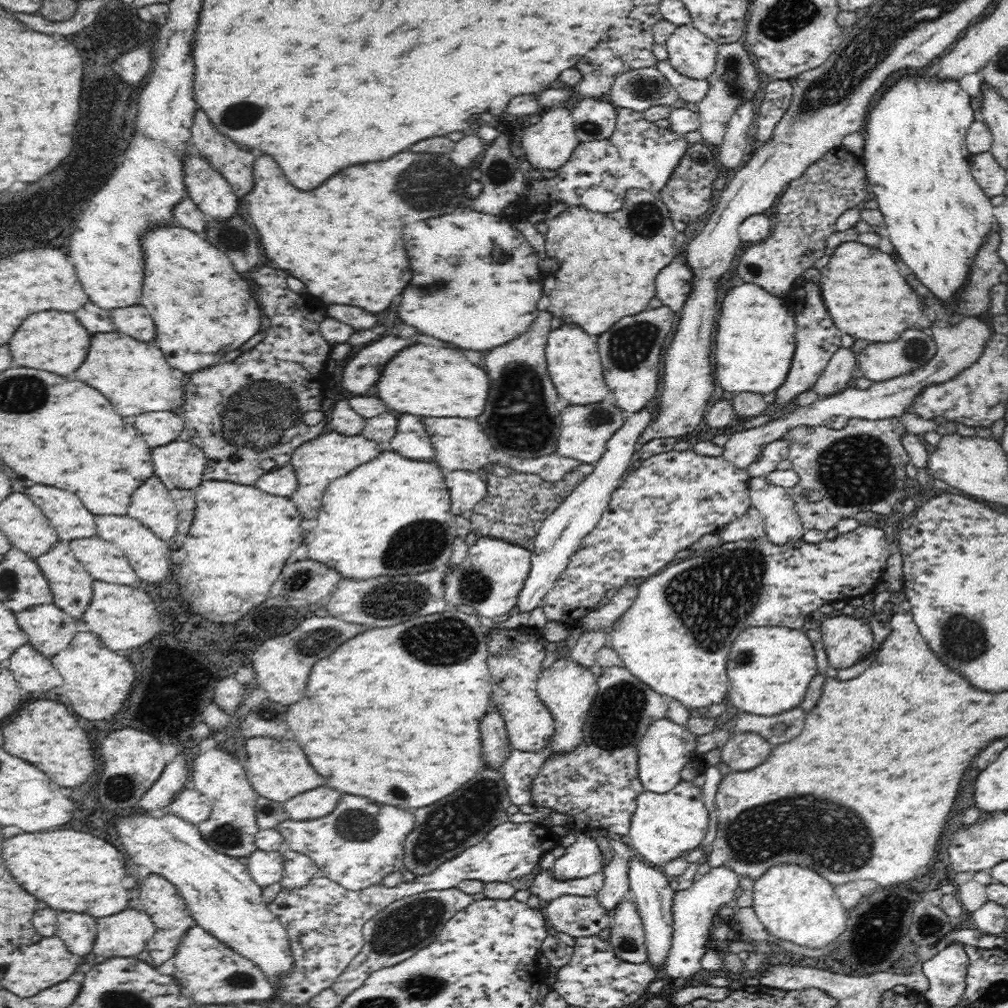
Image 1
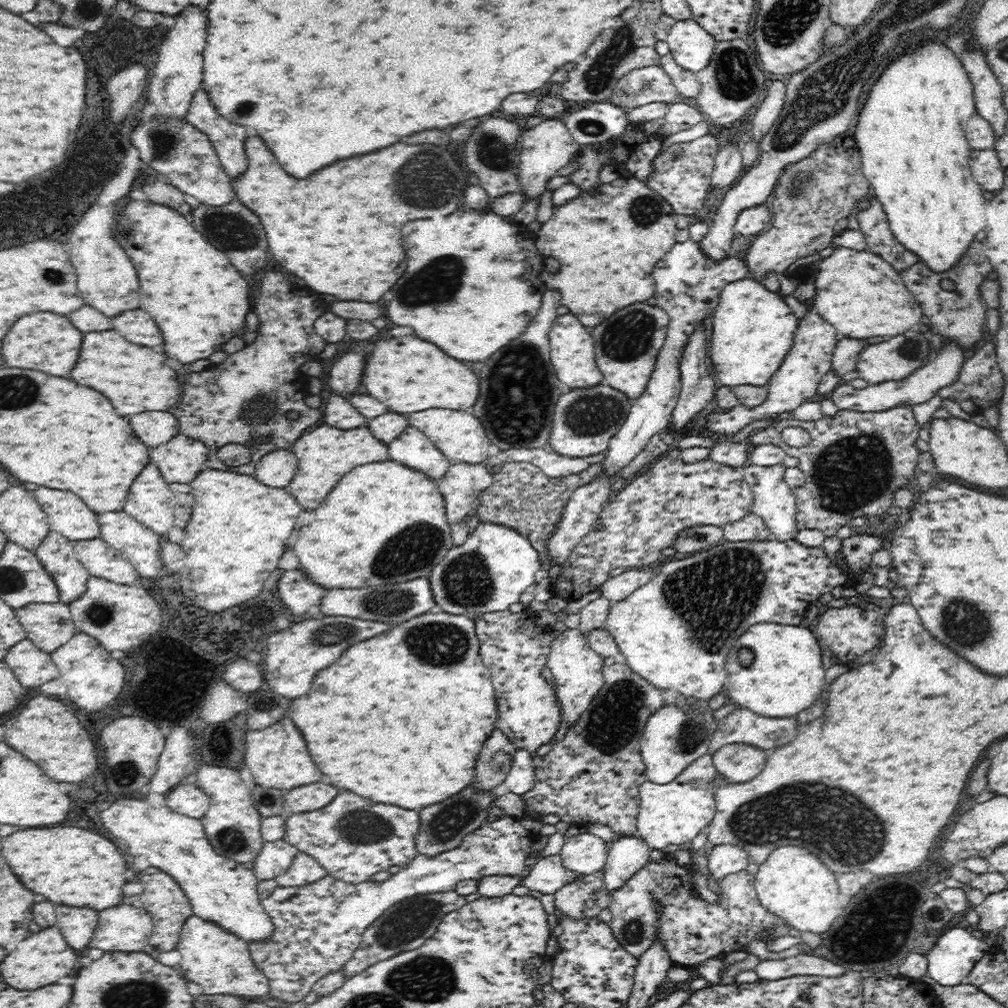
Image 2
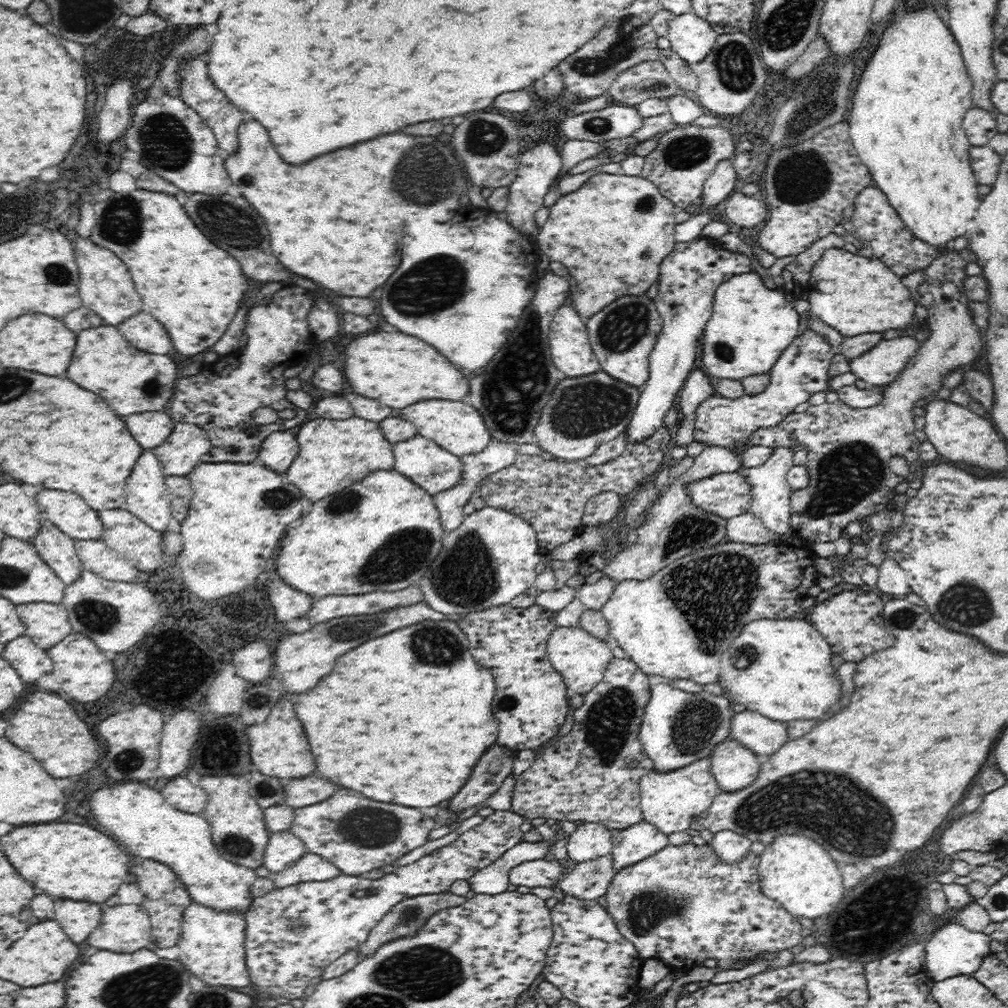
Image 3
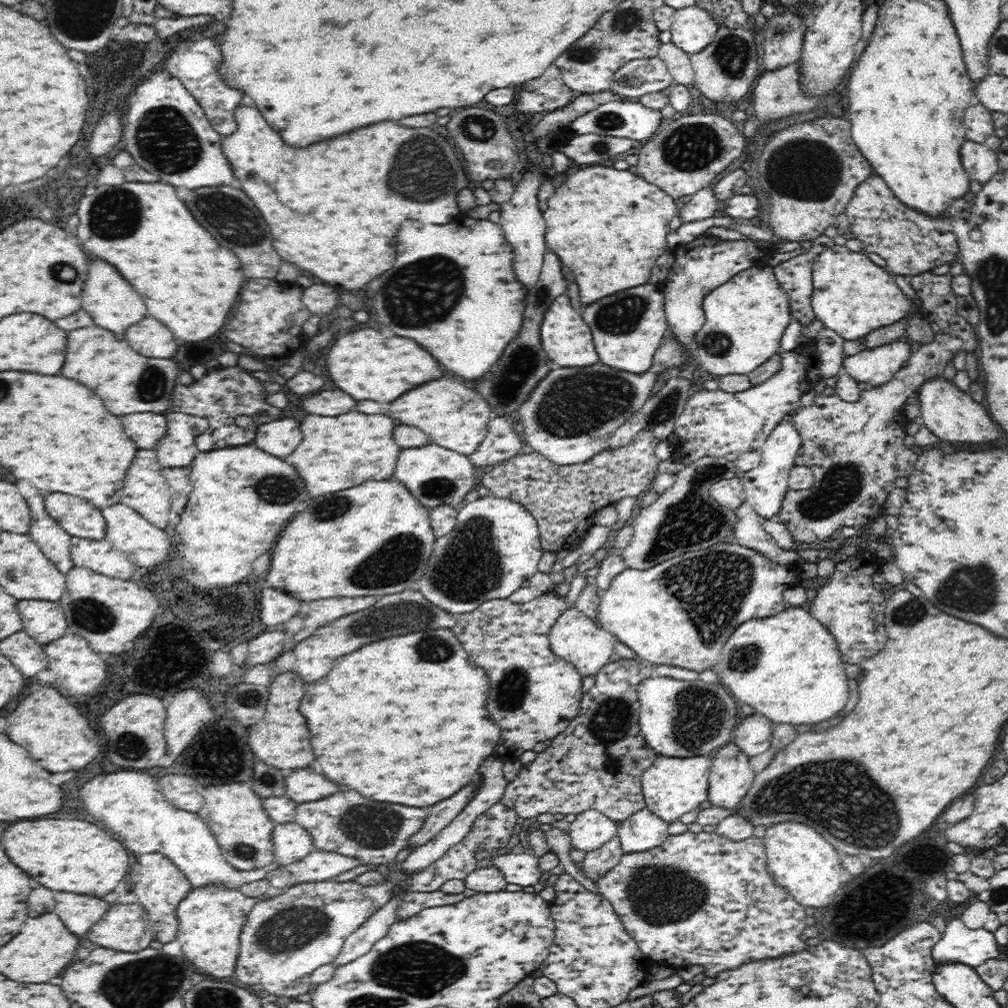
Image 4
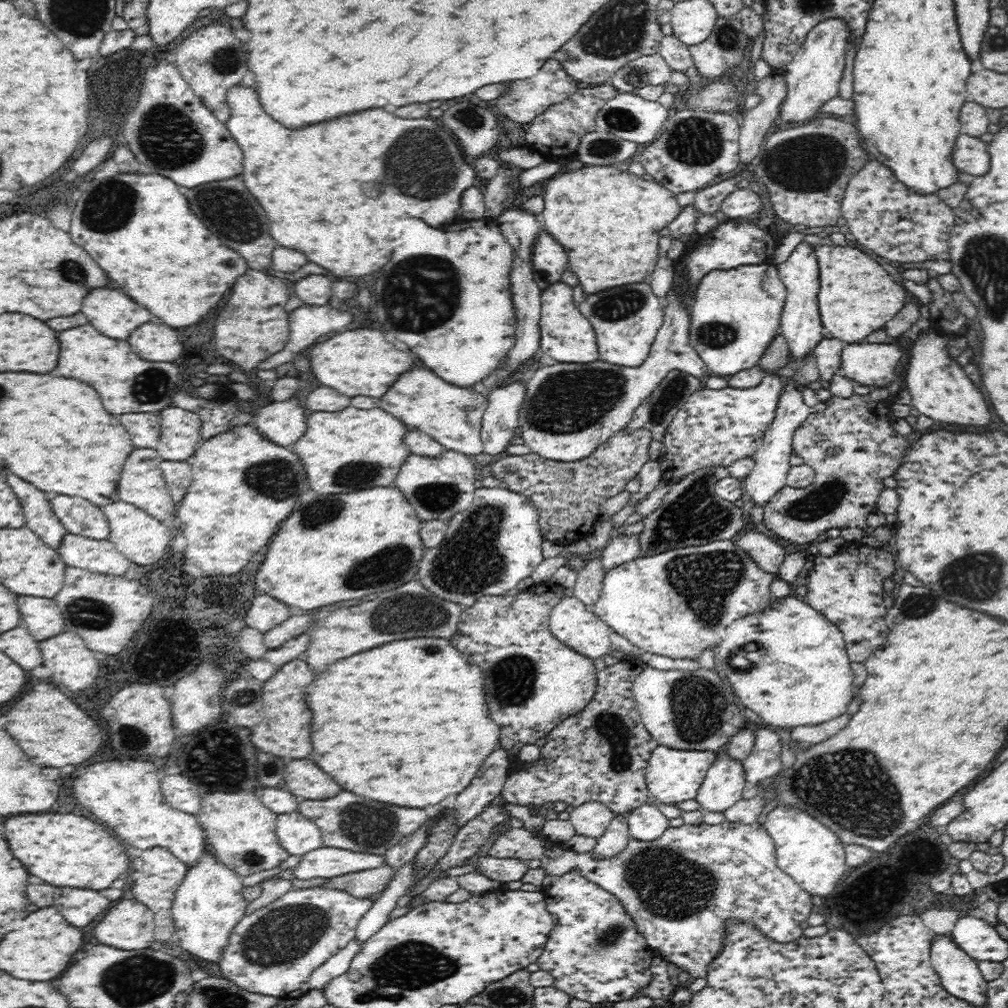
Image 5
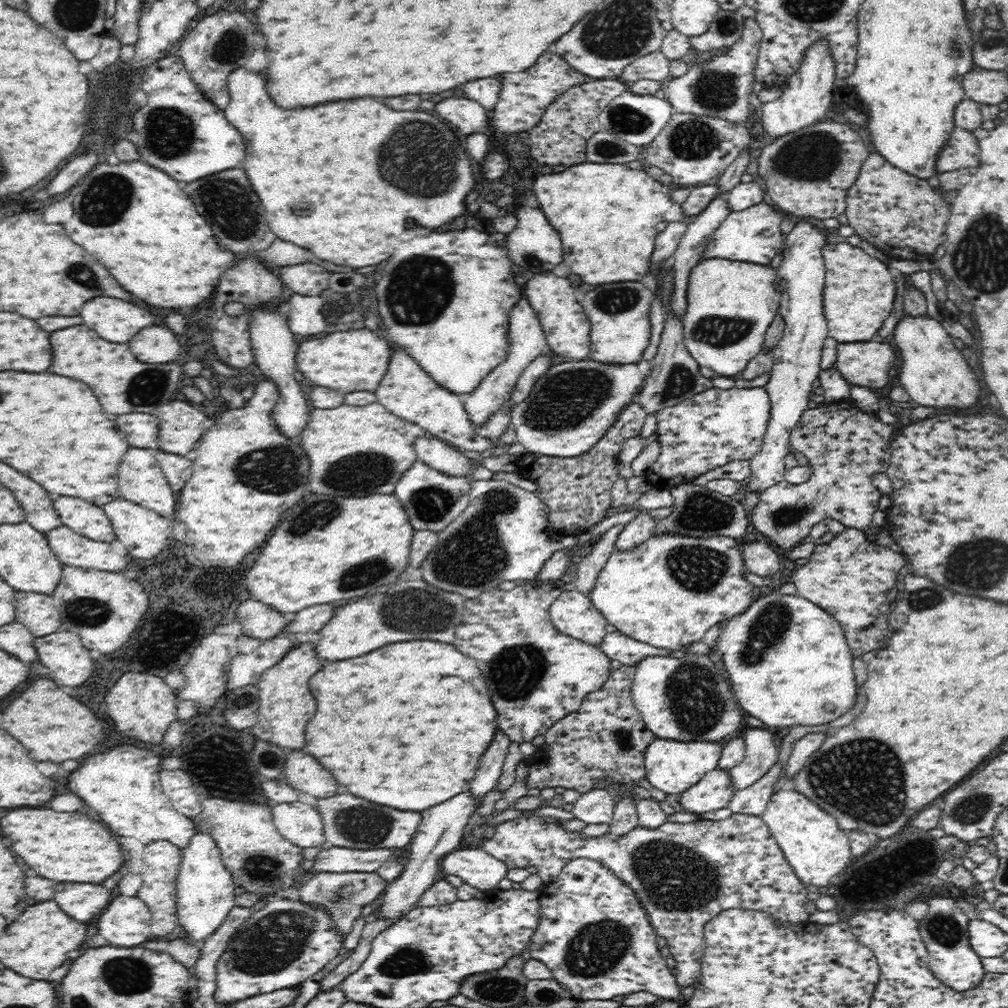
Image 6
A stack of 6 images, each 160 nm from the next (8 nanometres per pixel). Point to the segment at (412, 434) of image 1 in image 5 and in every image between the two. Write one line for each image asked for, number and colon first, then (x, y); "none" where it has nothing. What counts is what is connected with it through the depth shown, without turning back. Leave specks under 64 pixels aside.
2: (412, 448)
3: (421, 460)
4: (434, 475)
5: (437, 488)

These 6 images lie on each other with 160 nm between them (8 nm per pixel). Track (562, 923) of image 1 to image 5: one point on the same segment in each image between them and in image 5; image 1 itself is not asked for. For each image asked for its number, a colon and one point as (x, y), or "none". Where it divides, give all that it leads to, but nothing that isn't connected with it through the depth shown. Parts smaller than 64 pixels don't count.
2: (586, 900)
3: (589, 881)
4: (595, 864)
5: (615, 838)

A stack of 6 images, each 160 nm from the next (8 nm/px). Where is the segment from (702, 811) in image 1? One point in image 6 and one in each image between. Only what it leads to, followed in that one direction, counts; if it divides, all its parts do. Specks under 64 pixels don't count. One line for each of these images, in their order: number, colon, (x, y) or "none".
2: (674, 813)
3: (671, 801)
4: (672, 786)
5: (673, 775)
6: (672, 766)

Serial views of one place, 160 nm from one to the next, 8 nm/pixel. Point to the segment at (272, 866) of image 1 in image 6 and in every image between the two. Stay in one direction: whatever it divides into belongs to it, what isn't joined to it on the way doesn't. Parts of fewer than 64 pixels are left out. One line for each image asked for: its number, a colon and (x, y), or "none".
2: (275, 858)
3: (283, 849)
4: (292, 843)
5: (298, 835)
6: (301, 824)

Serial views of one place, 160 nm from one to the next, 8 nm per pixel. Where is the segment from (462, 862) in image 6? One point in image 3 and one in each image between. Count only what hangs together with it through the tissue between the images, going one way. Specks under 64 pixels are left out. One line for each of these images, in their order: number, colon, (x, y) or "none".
3: (541, 872)
4: (522, 869)
5: (506, 870)

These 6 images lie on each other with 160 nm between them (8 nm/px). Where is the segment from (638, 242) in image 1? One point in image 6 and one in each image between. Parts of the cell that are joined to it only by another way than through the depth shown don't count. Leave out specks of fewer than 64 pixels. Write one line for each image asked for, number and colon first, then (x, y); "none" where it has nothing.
2: (607, 248)
3: (612, 233)
4: (609, 226)
5: (608, 220)
6: (606, 213)

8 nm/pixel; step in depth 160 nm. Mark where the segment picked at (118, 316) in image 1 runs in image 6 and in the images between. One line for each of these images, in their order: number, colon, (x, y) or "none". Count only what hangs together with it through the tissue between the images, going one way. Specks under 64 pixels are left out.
2: (137, 326)
3: (142, 330)
4: (149, 337)
5: (157, 342)
6: (156, 345)

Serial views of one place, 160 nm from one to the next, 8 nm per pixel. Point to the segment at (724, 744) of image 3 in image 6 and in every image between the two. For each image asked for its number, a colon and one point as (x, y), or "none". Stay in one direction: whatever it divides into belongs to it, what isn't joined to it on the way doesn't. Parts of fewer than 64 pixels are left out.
4: (730, 778)
5: (725, 780)
6: (715, 789)

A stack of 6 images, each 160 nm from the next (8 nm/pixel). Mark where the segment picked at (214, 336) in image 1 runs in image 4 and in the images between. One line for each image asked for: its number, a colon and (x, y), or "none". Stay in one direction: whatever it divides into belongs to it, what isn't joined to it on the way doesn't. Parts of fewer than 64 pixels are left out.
2: (199, 300)
3: (193, 288)
4: (188, 281)

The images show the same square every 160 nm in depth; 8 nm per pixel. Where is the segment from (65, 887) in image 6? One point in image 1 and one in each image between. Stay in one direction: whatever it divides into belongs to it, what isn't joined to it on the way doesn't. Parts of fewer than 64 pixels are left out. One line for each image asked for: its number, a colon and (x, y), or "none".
1: (78, 931)
2: (77, 924)
3: (78, 919)
4: (79, 913)
5: (79, 907)

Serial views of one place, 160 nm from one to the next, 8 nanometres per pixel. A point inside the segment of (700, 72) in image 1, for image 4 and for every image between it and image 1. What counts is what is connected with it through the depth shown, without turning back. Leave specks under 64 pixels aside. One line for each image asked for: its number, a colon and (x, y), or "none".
2: (692, 48)
3: (691, 37)
4: (693, 29)

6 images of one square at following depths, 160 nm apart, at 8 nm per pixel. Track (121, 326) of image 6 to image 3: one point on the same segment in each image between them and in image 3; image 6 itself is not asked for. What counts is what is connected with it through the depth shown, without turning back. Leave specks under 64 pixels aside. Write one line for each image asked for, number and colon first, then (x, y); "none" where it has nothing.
3: (105, 285)
4: (108, 298)
5: (109, 310)

